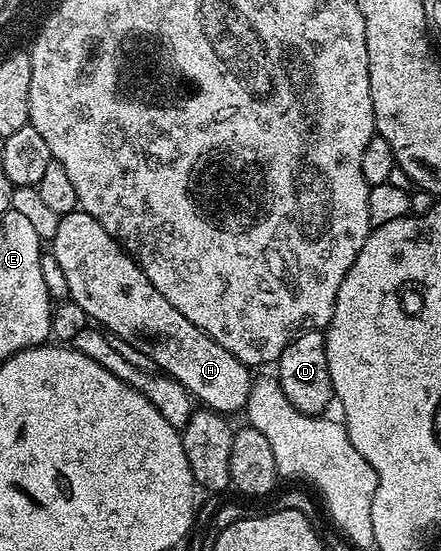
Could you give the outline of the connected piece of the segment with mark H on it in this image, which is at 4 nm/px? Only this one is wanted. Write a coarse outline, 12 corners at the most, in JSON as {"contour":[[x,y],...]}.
{"contour":[[85,210],[52,253],[70,301],[207,410],[252,381]]}

